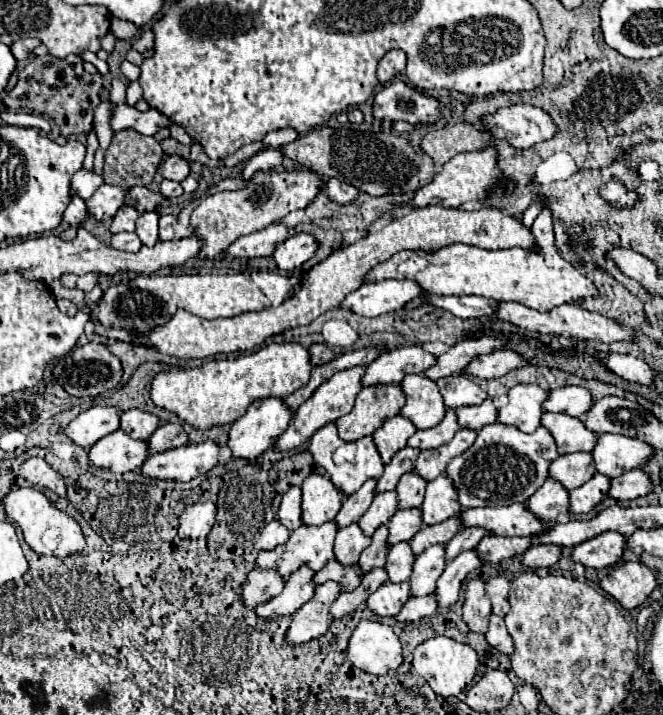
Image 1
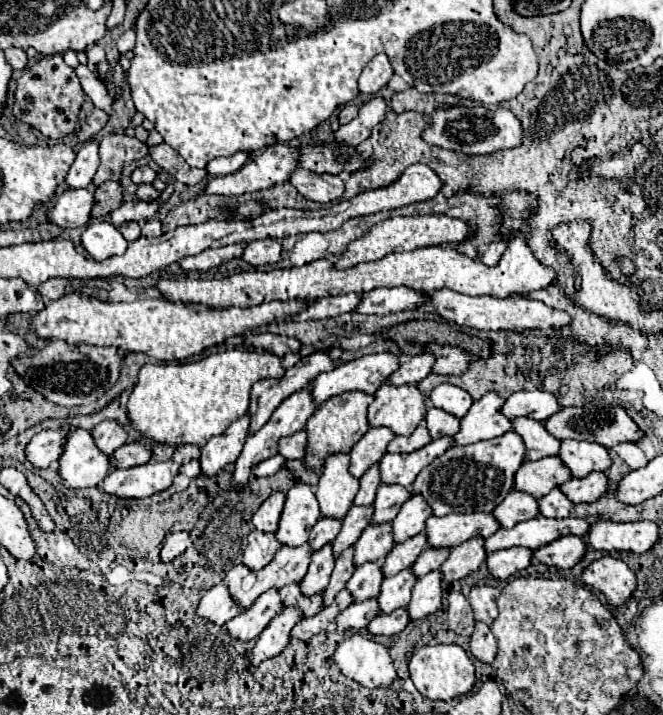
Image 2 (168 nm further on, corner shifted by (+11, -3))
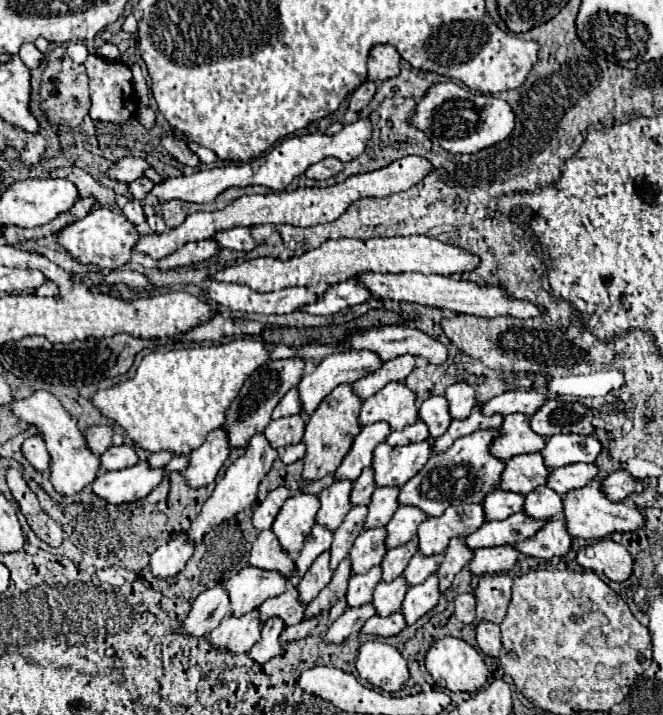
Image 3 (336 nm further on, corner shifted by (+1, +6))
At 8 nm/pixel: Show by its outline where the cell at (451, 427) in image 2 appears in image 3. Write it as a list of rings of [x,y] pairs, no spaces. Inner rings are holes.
[[[428,397],[418,409],[418,417],[428,425],[432,437],[440,437],[452,421],[448,413],[448,401],[444,397]]]

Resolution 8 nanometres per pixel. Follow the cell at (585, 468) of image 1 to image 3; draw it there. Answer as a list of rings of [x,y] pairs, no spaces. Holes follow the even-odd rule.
[[[540,453],[512,457],[506,461],[504,473],[500,475],[500,485],[496,485],[496,489],[526,495],[538,485],[544,485],[548,473],[550,469],[544,465]]]

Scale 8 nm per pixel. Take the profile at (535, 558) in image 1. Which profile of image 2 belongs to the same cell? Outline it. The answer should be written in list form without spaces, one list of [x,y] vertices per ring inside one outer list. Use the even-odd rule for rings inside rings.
[[[510,548],[510,550],[498,550],[486,558],[488,572],[494,578],[506,580],[514,574],[514,570],[524,570],[532,564],[534,552],[530,548]]]

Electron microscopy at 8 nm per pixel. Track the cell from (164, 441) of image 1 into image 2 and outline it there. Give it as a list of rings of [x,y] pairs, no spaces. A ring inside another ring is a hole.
[[[130,442],[124,444],[122,448],[118,448],[110,460],[114,468],[132,468],[132,466],[140,466],[146,464],[152,458],[152,448],[148,444],[142,442]]]

